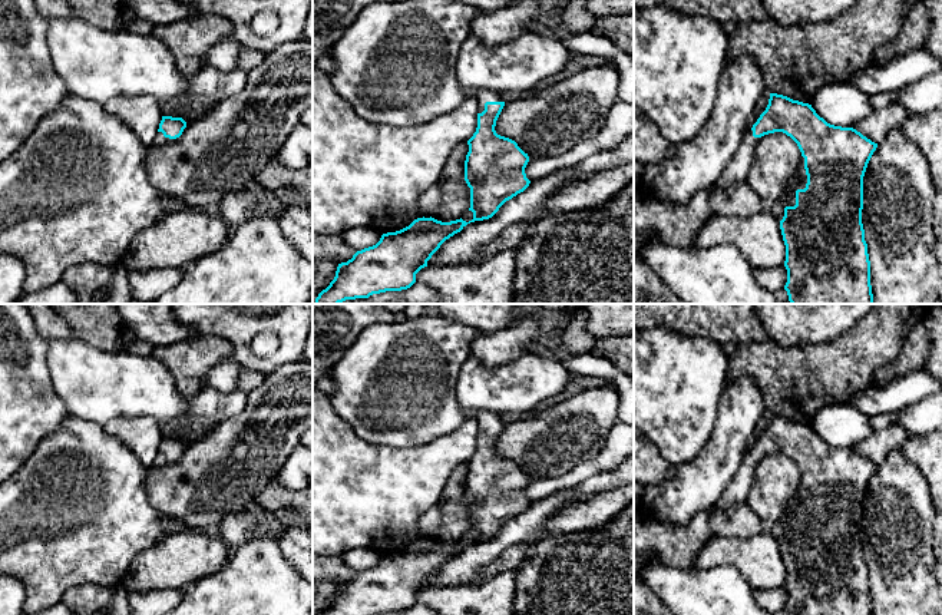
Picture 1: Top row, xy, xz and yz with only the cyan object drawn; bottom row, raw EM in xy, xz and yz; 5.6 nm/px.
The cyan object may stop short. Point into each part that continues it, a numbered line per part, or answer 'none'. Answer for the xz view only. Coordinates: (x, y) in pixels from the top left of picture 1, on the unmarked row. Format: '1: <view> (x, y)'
1: xz (482, 417)

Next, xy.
1: xy (159, 460)

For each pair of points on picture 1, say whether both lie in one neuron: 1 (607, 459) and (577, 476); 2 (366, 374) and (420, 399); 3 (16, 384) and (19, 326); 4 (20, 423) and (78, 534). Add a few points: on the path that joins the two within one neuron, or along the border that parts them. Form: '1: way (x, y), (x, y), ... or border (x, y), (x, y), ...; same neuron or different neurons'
1: way (600, 463), (584, 470); same neuron
2: way (379, 383), (396, 386), (407, 397); same neuron
3: way (19, 370), (22, 363), (22, 340); same neuron
4: border (59, 426), (37, 445), (15, 472); different neurons

